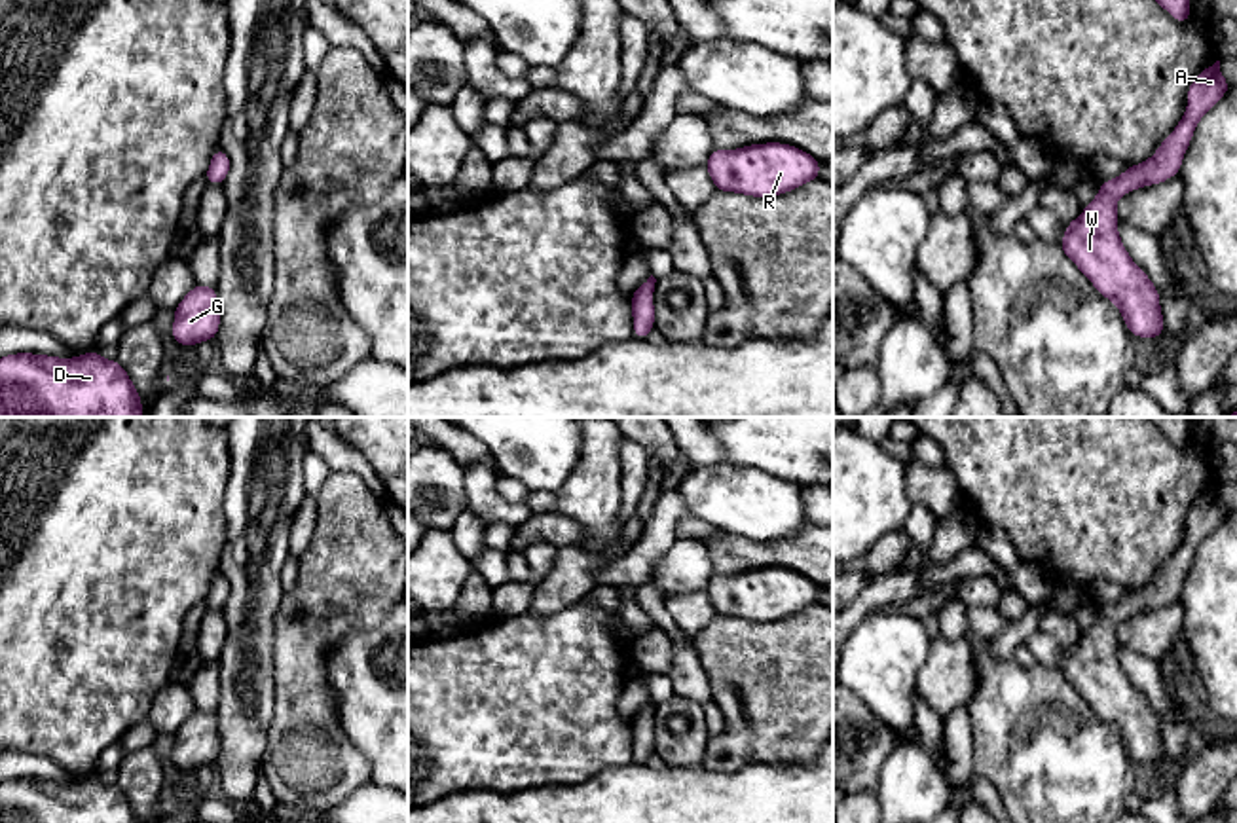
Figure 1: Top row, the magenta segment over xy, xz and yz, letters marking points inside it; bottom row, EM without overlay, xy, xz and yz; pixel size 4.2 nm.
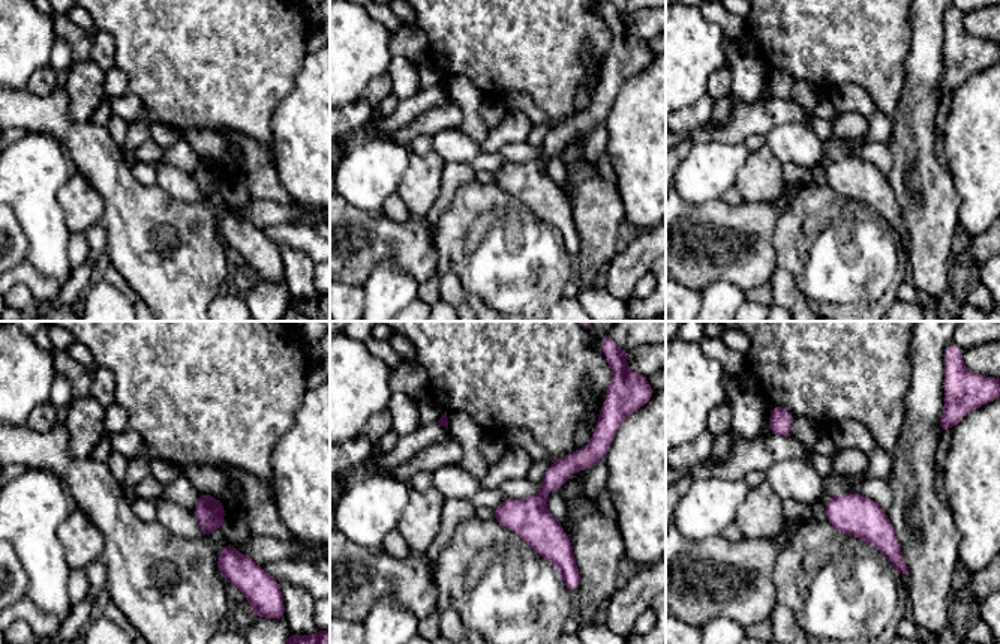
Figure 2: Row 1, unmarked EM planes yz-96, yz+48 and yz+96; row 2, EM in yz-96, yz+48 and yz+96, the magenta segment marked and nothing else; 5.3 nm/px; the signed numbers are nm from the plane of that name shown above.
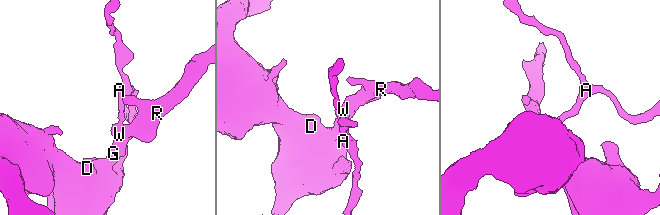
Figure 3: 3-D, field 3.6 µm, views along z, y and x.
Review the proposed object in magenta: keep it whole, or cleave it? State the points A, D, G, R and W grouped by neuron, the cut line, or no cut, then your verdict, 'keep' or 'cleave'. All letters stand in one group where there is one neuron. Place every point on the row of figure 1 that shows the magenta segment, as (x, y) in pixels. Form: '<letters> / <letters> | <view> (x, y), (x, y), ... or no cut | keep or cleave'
A D G R W | no cut | keep

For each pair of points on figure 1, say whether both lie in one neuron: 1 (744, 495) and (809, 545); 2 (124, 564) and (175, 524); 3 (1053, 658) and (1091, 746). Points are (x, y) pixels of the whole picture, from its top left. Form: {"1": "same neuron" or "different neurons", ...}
{"1": "different neurons", "2": "same neuron", "3": "different neurons"}

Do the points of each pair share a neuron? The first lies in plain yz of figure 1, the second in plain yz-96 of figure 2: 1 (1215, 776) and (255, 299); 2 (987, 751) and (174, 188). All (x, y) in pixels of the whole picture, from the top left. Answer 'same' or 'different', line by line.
1: same
2: different

